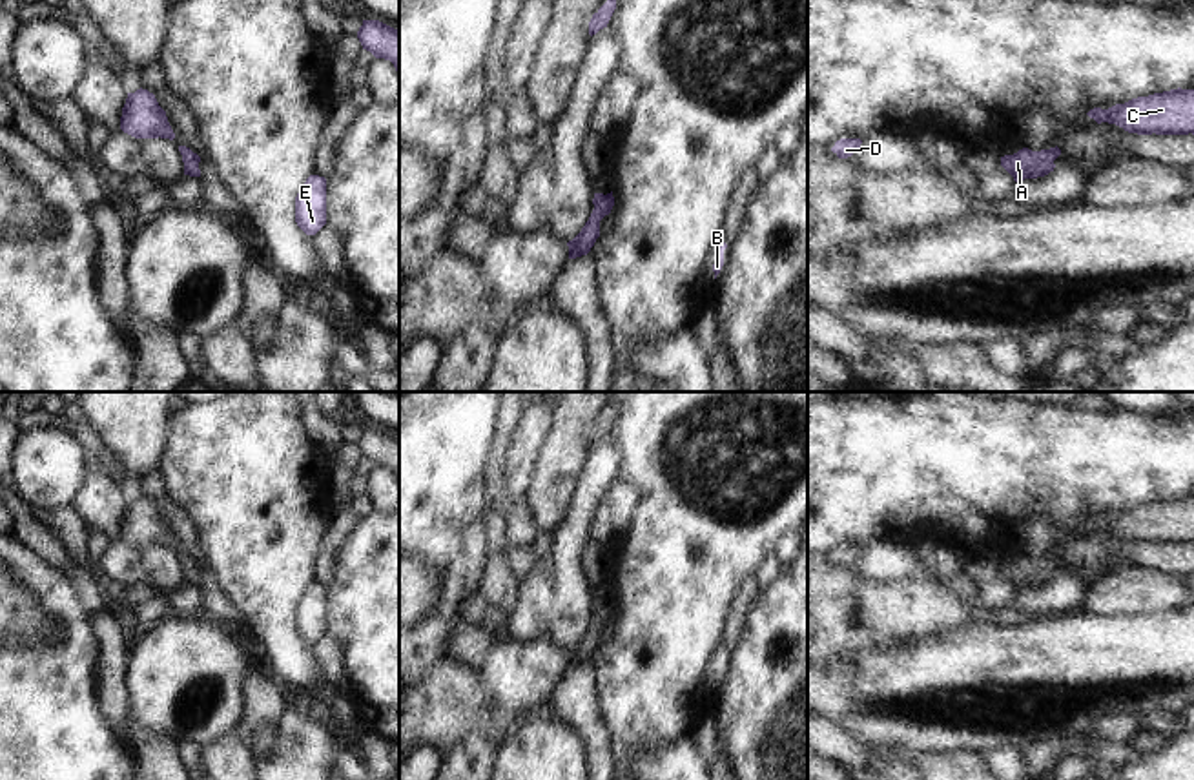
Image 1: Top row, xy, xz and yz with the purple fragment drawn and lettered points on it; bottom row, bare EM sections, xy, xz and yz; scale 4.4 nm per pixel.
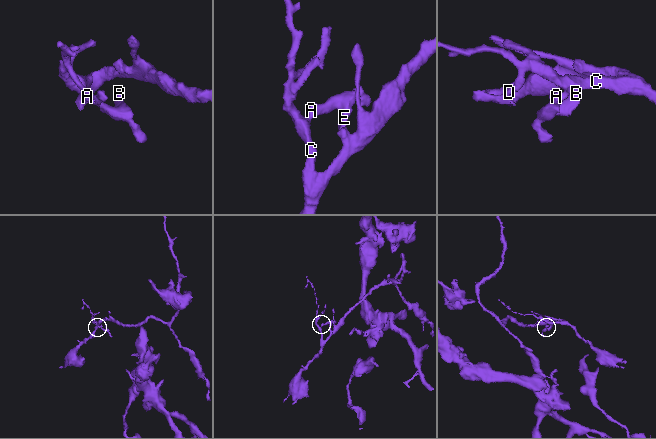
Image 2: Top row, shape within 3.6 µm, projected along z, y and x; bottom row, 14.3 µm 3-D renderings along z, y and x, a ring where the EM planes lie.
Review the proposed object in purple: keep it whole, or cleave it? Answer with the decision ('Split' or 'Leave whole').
Leave whole.

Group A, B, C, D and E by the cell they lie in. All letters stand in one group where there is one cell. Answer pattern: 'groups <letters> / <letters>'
groups A B C D E

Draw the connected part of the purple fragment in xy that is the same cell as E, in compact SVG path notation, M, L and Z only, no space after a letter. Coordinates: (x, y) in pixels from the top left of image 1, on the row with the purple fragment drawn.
M310 175L295 197L295 222L306 235L326 224L326 179Z

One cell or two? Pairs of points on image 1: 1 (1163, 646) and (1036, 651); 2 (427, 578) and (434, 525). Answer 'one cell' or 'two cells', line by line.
1: one cell
2: two cells

